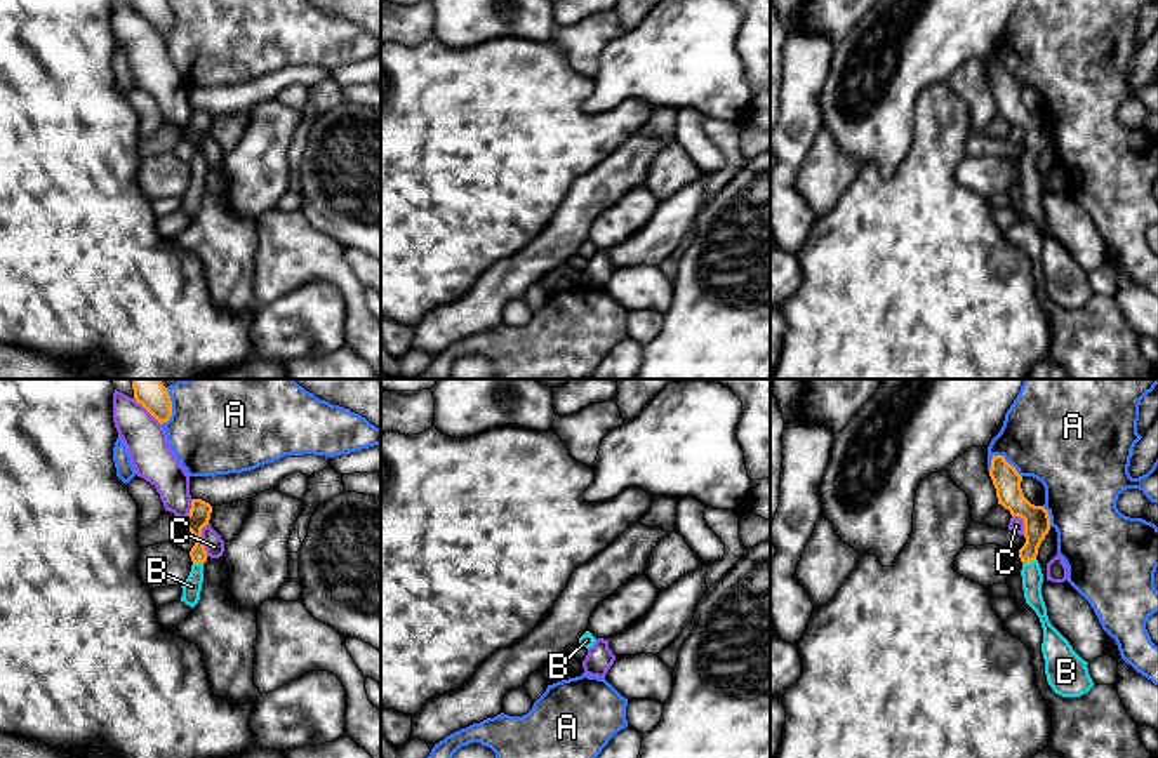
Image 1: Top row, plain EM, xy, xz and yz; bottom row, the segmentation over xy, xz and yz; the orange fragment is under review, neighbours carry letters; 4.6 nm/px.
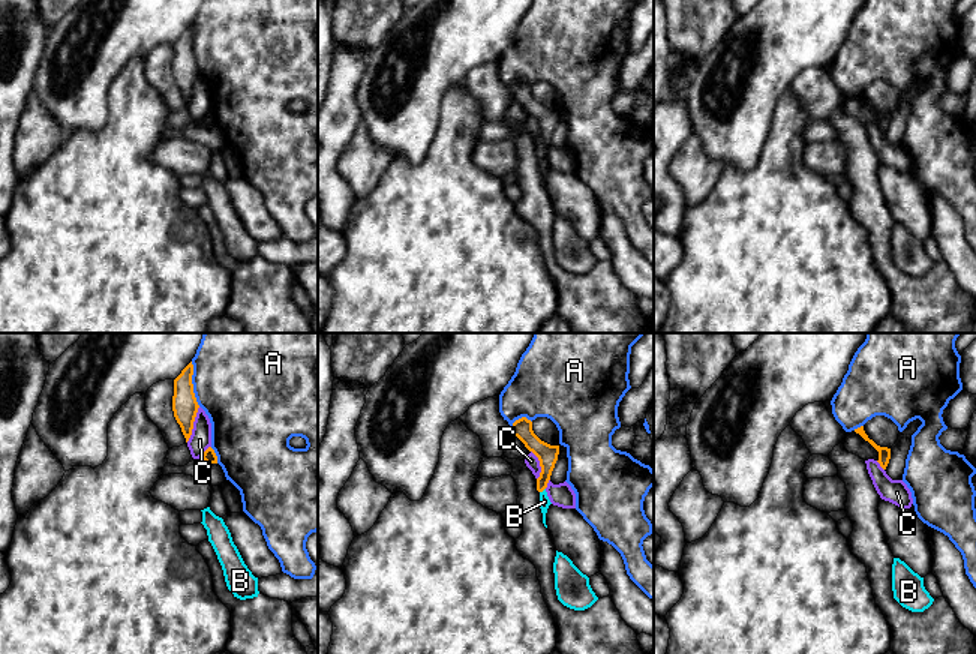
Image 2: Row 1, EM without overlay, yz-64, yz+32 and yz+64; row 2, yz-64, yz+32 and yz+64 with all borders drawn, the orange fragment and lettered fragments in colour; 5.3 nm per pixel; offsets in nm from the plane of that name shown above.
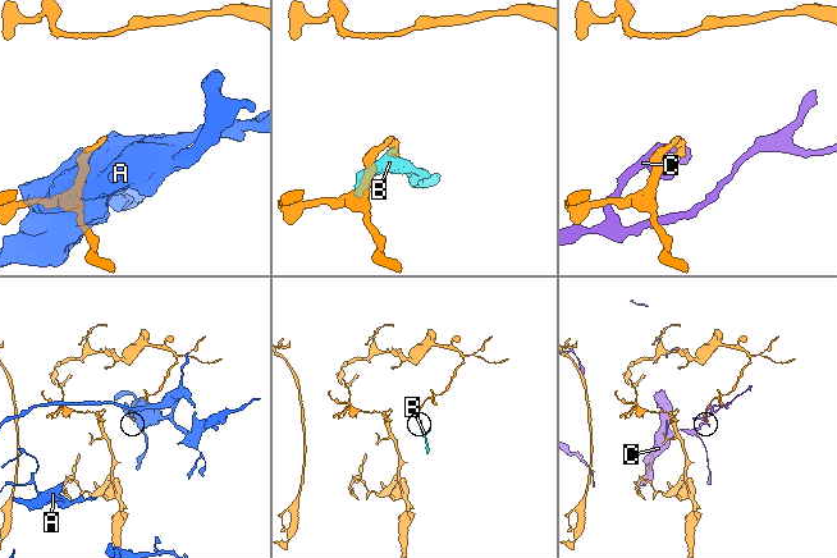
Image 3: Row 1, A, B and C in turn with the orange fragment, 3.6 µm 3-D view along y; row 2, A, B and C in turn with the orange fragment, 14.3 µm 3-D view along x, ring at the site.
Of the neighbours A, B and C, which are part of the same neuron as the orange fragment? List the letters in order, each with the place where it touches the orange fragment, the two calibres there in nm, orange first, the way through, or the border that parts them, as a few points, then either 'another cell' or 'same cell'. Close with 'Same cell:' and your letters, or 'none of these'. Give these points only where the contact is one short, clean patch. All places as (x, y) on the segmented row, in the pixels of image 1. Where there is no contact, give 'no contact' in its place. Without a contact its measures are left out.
A: yz (1005, 461) | 130/440 nm | another cell
B: yz (1028, 562) | 130/100 nm | across yz (1037, 522), (1028, 562), (1031, 574) | same cell
C: xy (200, 539) | 100/90 nm | another cell
Same cell: B

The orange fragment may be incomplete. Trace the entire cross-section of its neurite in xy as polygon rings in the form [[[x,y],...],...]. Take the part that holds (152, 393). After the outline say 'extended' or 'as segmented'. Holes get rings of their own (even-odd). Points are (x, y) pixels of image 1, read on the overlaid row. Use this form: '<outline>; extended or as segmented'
[[[132,379],[132,389],[136,402],[141,403],[160,424],[170,419],[170,395],[160,379]]]; as segmented

